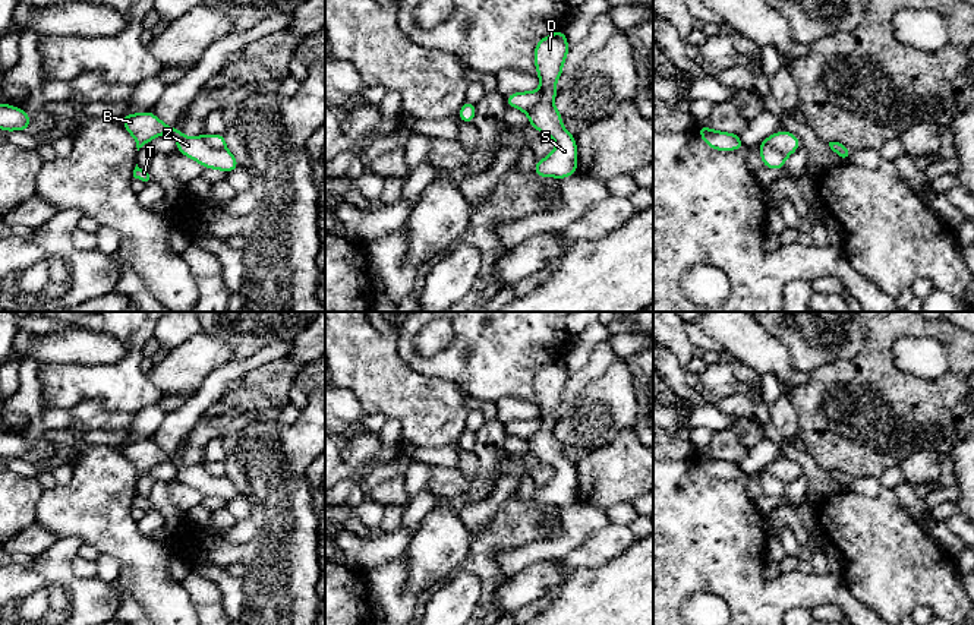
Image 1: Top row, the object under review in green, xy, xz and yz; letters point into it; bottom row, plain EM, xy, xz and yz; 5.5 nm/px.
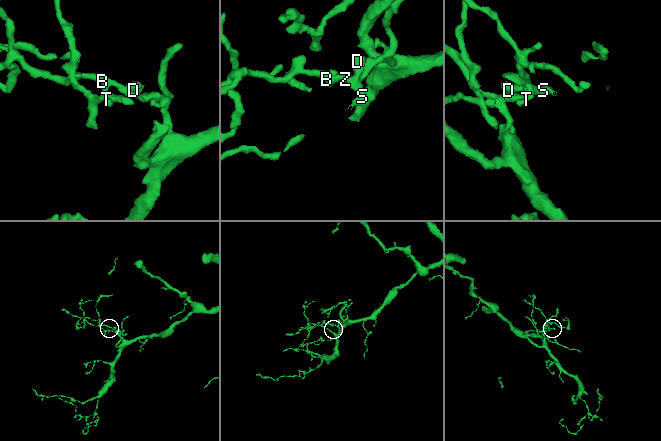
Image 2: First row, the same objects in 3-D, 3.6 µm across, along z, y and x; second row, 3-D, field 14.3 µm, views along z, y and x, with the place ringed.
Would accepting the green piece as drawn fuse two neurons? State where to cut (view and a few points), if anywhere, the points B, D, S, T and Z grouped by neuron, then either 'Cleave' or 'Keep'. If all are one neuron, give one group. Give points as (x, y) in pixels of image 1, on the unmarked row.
Split along xy (201, 463), (213, 476), (224, 476). Groups: B T Z / D S. Cleave

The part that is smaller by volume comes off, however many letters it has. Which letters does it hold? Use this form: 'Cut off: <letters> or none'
Cut off: D, S

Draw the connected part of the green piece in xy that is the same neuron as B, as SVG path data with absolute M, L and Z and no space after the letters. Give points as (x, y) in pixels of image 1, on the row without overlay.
M151 439L124 442L122 445L122 451L123 455L133 464L138 479L158 463L173 463L177 471L177 479L182 483L195 487L204 496L231 501L240 493L227 476L221 479L212 477L205 471L202 463L190 465L183 464L180 455L168 455Z

